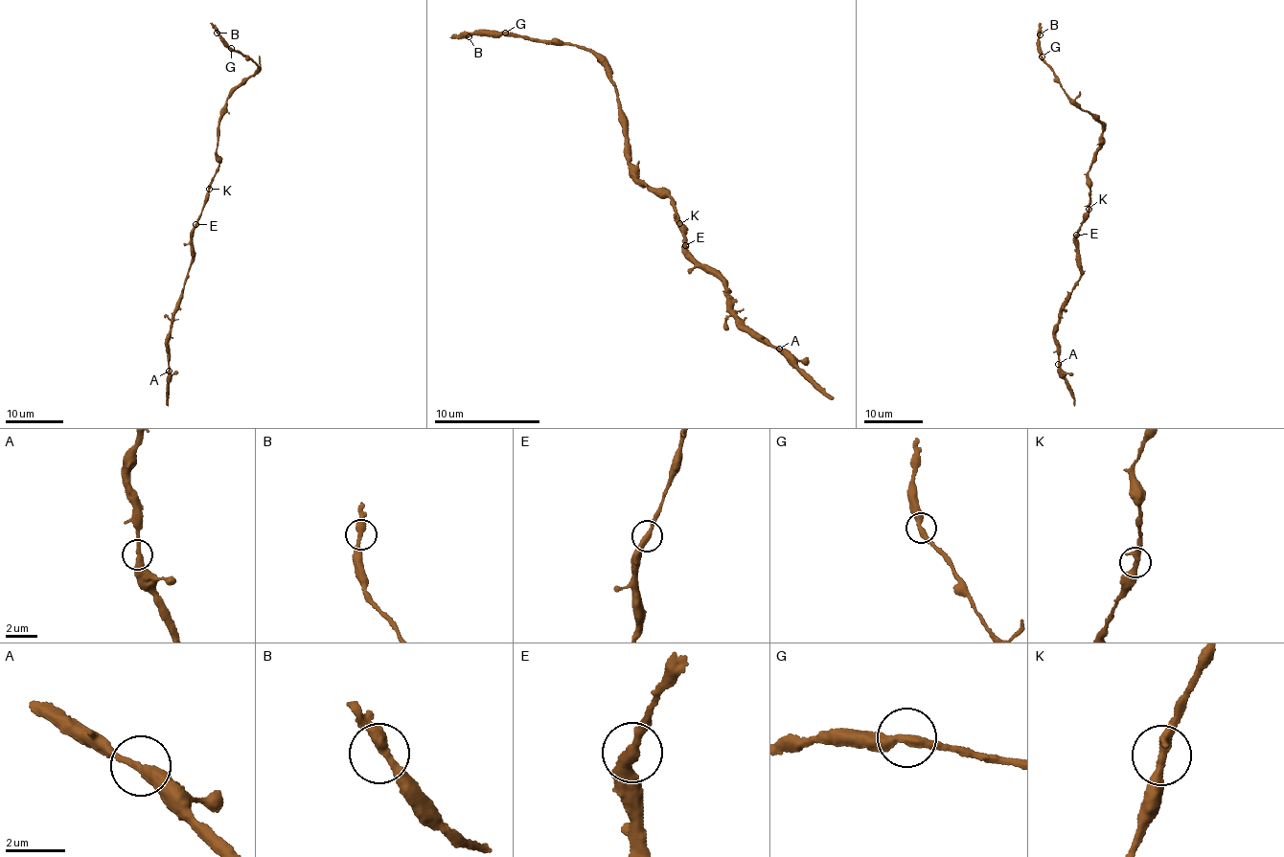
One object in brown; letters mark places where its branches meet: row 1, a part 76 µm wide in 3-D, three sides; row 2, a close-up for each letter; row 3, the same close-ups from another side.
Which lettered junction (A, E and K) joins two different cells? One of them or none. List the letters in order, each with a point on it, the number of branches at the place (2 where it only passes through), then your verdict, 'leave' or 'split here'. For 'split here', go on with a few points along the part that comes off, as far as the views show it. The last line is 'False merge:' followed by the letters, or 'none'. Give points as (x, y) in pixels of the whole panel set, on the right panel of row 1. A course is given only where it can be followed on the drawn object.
A: (1058, 364) | 2 | leave
E: (1076, 235) | 2 | leave
K: (1089, 209) | 2 | leave
False merge: none

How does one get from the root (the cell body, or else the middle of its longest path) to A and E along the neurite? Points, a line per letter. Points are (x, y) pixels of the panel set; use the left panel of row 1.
A: (209, 187), (208, 199), (192, 235), (192, 262), (168, 341), (169, 371)
E: (209, 187), (208, 199), (195, 224)

